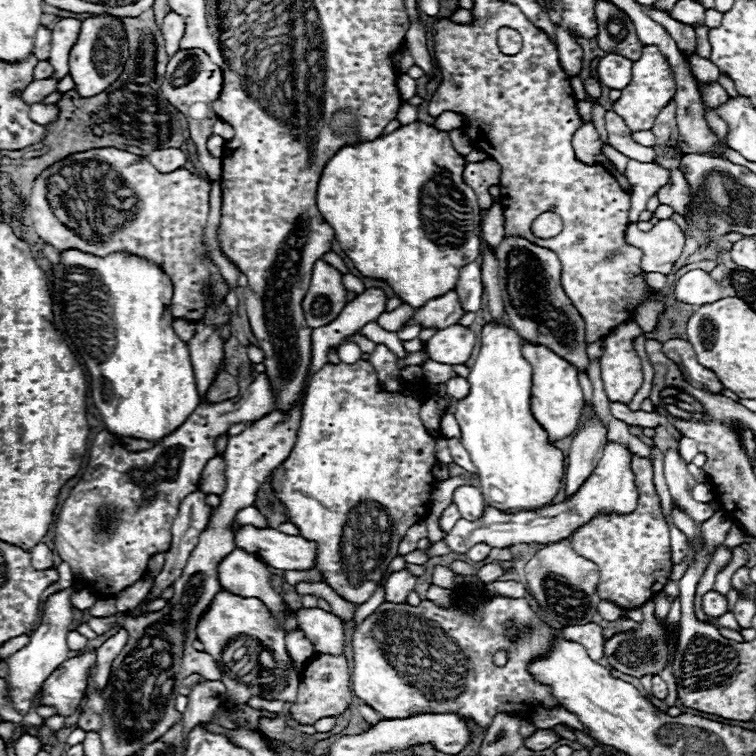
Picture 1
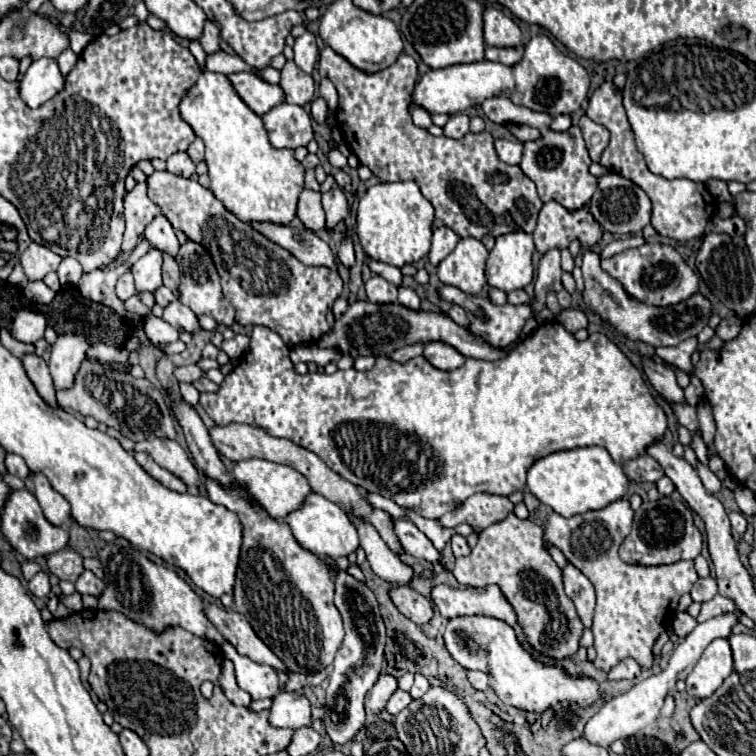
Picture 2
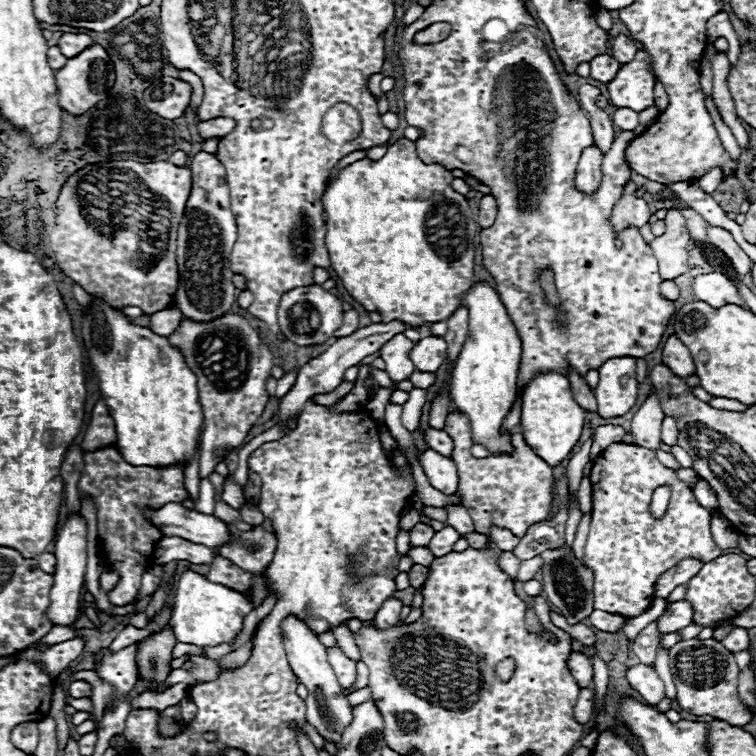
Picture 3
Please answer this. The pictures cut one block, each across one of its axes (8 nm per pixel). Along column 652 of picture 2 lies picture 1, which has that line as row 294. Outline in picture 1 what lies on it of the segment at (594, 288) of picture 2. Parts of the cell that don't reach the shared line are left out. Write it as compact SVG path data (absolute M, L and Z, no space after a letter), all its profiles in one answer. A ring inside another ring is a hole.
M316 260L310 288L302 300L306 324L310 328L320 328L338 318L344 306L346 306L346 288L342 284L342 274L328 262Z

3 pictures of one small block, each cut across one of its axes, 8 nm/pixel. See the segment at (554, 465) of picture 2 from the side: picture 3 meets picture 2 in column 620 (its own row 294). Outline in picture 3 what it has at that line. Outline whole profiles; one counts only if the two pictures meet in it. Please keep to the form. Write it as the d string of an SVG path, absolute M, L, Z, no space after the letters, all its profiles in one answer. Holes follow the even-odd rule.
M476 284L464 296L468 308L468 338L460 350L450 380L450 398L458 412L470 420L474 444L482 444L490 454L514 452L512 434L522 432L518 424L514 430L502 434L502 420L510 414L518 394L518 372L522 356L522 340L512 324L498 292L490 284Z

